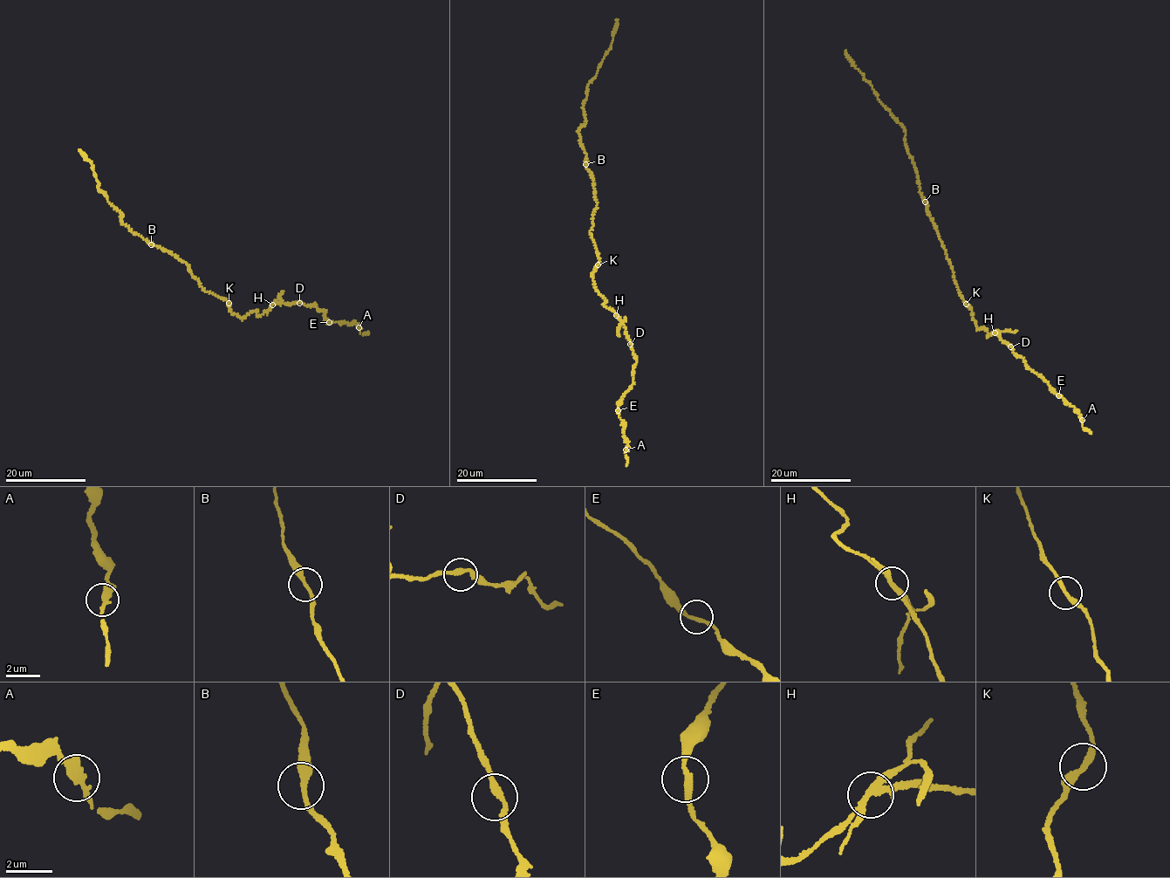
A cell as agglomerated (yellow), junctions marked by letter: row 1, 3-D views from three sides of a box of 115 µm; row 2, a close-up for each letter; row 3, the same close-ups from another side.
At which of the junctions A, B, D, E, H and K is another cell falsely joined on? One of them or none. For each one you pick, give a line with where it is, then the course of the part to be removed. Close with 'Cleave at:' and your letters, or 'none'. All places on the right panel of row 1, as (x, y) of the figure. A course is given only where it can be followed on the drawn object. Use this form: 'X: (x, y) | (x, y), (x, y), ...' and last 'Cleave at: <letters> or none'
H: (995, 332) | (995, 332), (1017, 332)
Cleave at: H

